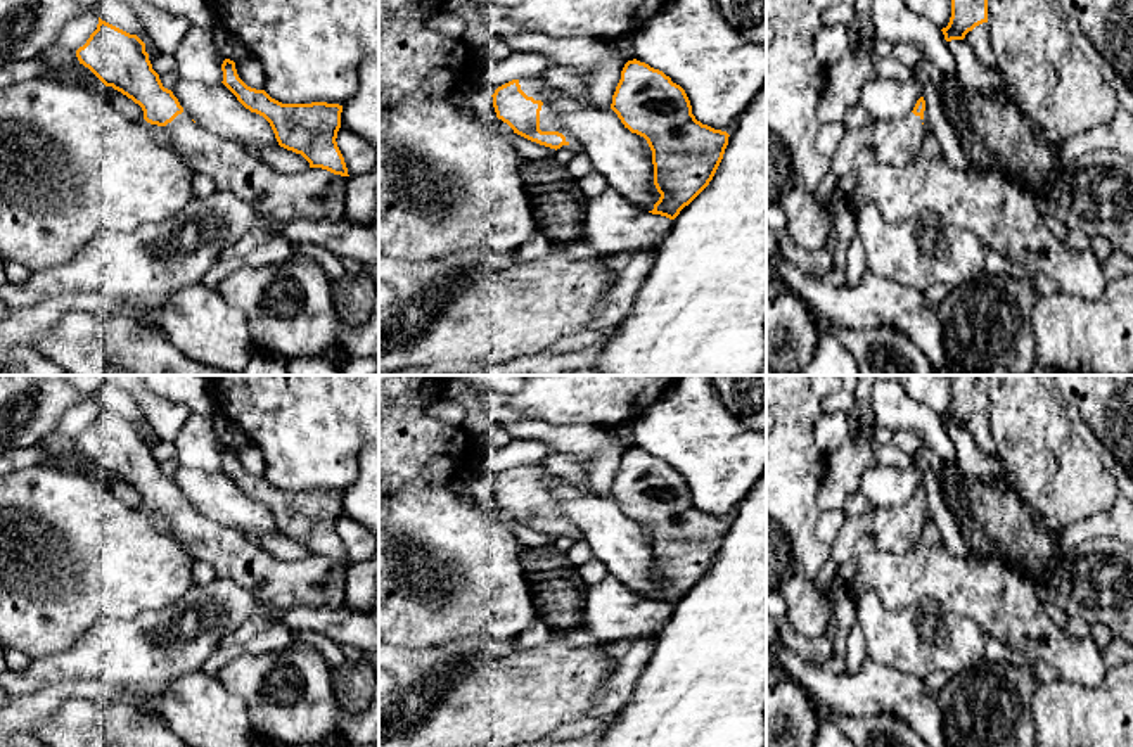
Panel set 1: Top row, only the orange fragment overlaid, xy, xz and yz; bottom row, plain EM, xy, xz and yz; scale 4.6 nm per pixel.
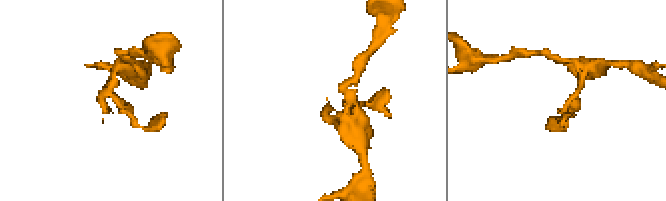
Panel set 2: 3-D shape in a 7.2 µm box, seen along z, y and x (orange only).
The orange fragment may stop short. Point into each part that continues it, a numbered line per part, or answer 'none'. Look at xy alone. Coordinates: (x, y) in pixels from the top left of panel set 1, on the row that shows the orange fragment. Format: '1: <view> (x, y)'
1: xy (315, 194)

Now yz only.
1: yz (898, 142)

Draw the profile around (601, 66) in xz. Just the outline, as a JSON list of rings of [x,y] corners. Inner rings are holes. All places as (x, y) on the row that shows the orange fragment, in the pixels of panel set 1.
[[[441,0],[441,12],[472,10],[474,19],[484,21],[496,36],[514,43],[514,48],[541,52],[557,66],[571,67],[585,78],[592,105],[611,109],[612,95],[626,64],[611,42],[574,38],[557,40],[517,24],[507,17],[507,5],[477,0]]]

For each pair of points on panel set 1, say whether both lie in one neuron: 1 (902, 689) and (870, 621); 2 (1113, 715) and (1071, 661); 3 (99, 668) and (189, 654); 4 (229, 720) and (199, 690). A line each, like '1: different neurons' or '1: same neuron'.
1: different neurons
2: different neurons
3: same neuron
4: same neuron

